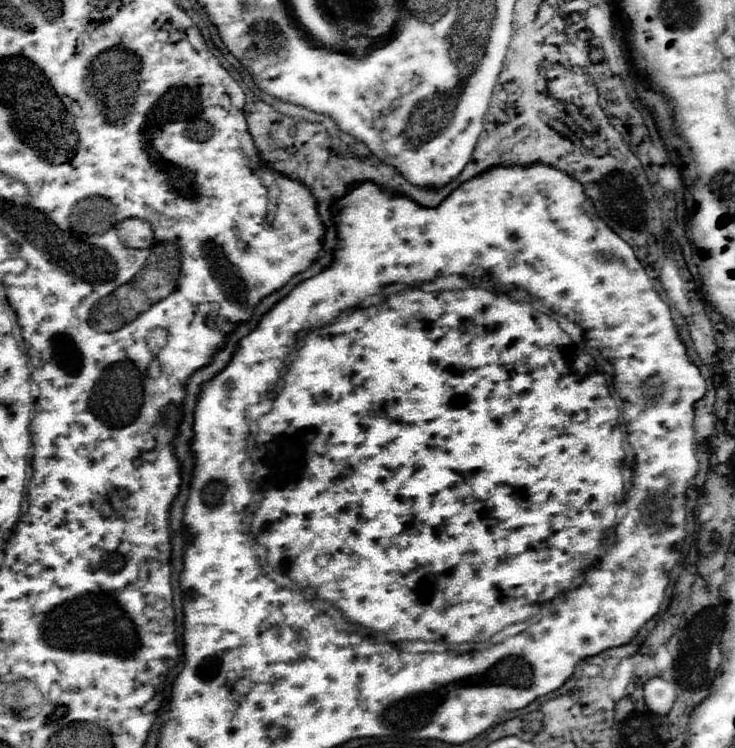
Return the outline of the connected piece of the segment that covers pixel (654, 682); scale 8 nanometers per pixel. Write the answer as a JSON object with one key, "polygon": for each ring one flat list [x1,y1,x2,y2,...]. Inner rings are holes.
{"polygon":[[652,677,644,685,644,699,652,713,664,717,670,713,674,701,676,701,676,683,666,681,662,677]]}

